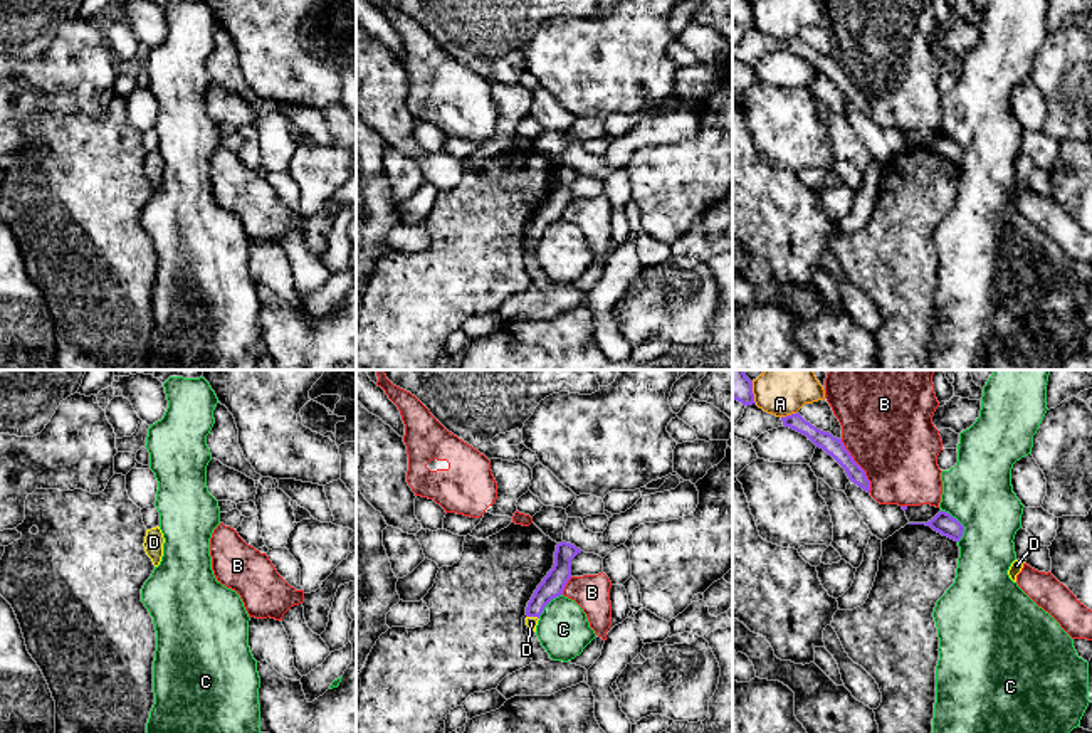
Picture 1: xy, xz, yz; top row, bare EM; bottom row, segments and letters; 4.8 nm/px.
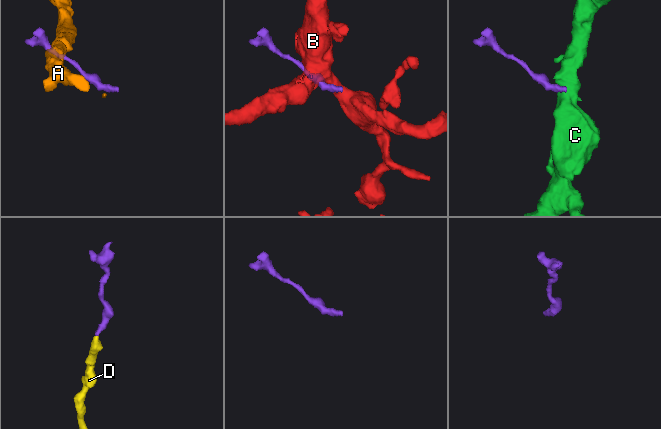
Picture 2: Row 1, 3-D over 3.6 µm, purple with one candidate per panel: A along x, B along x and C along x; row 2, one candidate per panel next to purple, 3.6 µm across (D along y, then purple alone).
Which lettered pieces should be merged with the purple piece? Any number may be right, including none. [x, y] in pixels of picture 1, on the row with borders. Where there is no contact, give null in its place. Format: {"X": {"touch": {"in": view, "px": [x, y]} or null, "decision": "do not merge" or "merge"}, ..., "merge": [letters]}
{"A": {"touch": {"in": "yz", "px": [788, 416]}, "decision": "do not merge"}, "B": {"touch": {"in": "yz", "px": [859, 466]}, "decision": "do not merge"}, "C": {"touch": {"in": "yz", "px": [960, 523]}, "decision": "do not merge"}, "D": {"touch": {"in": "xz", "px": [533, 616]}, "decision": "merge"}, "merge": ["D"]}

